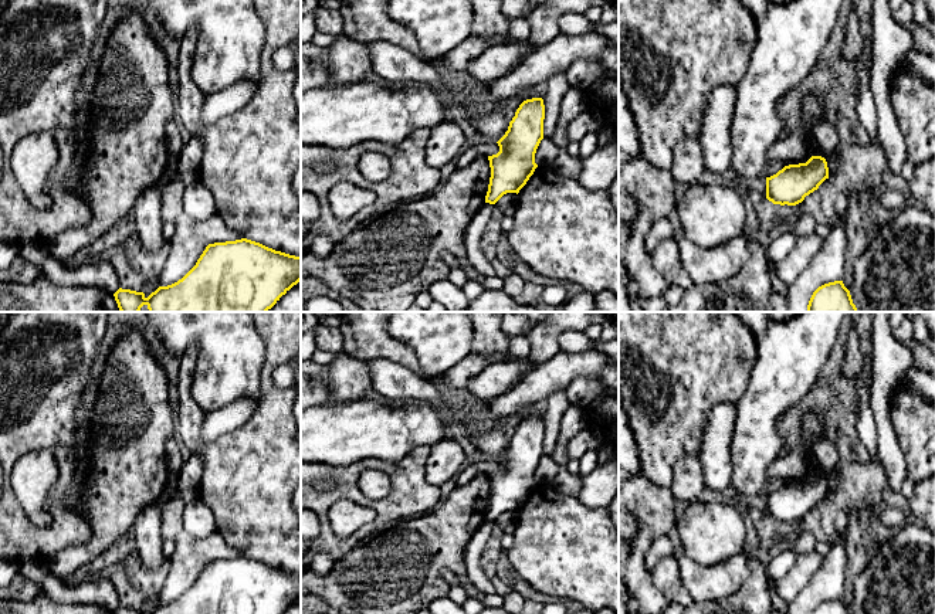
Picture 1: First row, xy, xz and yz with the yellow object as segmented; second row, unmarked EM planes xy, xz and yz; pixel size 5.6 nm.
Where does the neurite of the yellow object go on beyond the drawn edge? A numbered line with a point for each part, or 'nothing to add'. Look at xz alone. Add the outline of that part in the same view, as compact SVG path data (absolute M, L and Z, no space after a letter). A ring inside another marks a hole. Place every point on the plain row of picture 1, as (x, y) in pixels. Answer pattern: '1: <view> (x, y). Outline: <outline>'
nothing to add

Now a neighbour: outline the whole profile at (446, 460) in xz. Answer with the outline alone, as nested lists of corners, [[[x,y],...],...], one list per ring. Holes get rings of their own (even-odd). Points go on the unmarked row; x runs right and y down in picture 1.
[[[444,438],[430,447],[426,476],[431,485],[440,486],[455,478],[464,467],[465,454],[458,442]]]

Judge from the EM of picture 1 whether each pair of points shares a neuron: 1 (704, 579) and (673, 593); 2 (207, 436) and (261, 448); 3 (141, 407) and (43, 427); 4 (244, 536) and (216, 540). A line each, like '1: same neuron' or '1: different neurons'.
1: different neurons
2: different neurons
3: different neurons
4: different neurons

